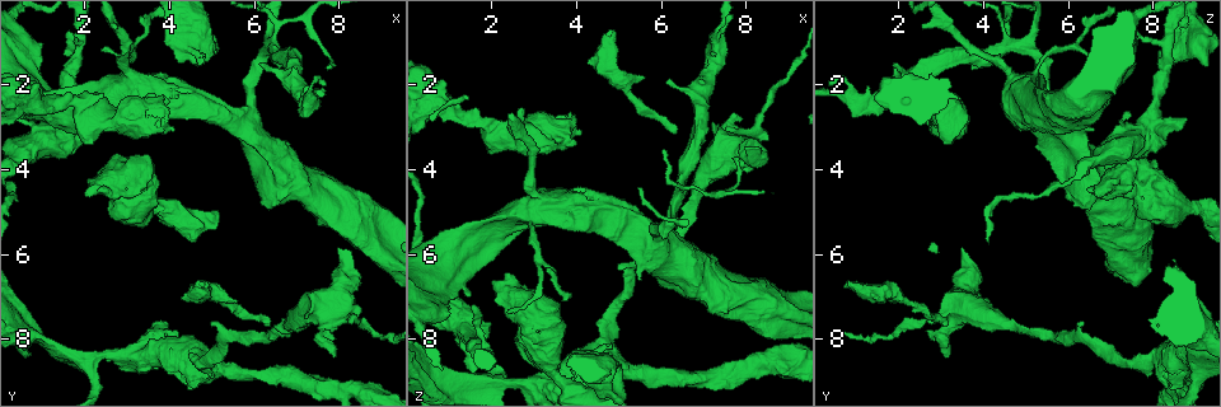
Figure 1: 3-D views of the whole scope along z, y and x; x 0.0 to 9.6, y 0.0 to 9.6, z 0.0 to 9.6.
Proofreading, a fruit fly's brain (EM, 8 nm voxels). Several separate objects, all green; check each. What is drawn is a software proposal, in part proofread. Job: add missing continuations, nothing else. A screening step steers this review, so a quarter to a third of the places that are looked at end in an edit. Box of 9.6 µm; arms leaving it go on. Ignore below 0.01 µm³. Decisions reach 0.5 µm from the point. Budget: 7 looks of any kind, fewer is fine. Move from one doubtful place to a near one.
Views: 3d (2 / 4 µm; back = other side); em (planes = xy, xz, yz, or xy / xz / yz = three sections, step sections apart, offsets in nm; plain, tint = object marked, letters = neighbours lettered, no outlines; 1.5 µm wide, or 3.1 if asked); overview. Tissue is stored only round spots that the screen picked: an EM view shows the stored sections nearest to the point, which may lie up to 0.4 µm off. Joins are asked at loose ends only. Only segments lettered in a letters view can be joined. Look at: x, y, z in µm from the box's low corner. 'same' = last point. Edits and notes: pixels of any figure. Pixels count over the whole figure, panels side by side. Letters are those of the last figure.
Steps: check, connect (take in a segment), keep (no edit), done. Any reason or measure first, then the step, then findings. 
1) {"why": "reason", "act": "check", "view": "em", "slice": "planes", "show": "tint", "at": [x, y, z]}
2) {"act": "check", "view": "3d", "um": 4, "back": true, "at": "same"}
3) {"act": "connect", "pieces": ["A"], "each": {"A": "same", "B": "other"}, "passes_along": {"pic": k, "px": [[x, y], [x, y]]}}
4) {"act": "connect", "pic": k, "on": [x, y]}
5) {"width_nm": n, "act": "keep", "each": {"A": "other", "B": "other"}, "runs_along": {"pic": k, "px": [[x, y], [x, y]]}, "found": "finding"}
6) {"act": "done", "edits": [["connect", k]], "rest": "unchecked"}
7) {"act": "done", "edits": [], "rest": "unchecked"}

{"why": "stops while still wide", "act": "check", "view": "3d", "um": 4, "at": [4.80, 6.85, 0.75]}

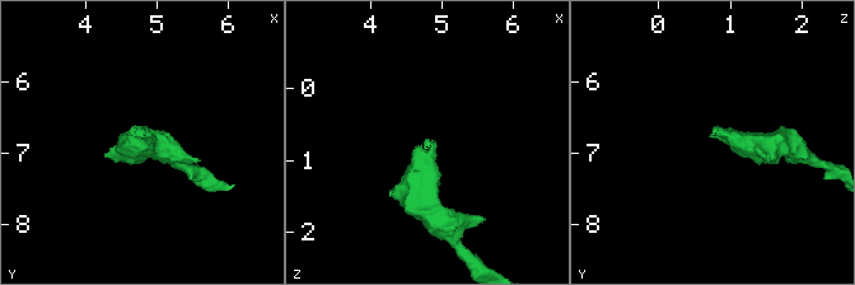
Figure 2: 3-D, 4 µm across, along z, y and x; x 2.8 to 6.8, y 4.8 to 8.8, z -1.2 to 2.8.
{"why": "need the tissue", "act": "check", "view": "em", "slice": "planes", "show": "letters", "at": [4.80, 6.80, 0.75]}

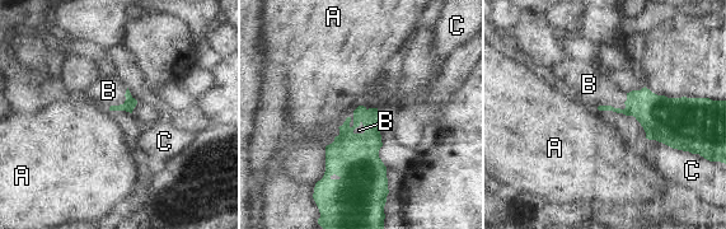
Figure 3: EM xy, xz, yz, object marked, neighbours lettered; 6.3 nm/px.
{"longest_contact_nm": ["C", 260], "act": "connect", "pieces": ["B"], "each": {"A": "other", "B": "same", "C": "other"}, "found": "the cell continues"}

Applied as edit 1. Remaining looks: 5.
{"act": "check", "view": "em", "slice": "planes", "show": "letters", "at": [2.20, 3.35, 3.05]}

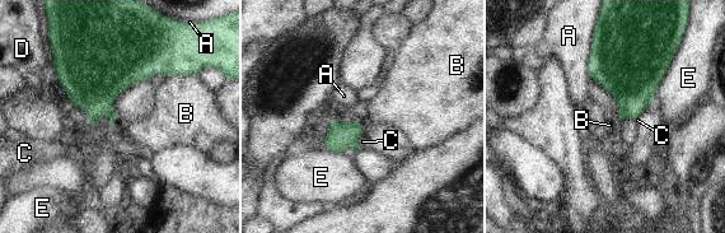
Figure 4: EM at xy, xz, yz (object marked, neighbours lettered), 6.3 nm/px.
{"act": "keep", "each": {"A": "other", "B": "other", "C": "other", "D": "other", "E": "other"}, "border": {"pic": 4, "px": [[196, 74], [169, 74], [165, 78]]}, "found": "none of them fits"}

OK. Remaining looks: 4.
{"why": "thick end", "act": "check", "view": "em", "slice": "xz", "step": 4, "show": "letters", "at": [4.70, 1.45, 8.20]}

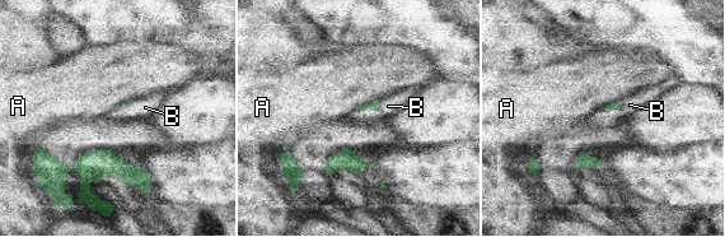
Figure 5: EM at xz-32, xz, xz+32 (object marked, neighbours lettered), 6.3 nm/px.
{"act": "connect", "pieces": ["B"], "each": {"A": "other", "B": "same"}, "passes_along": {"pic": 5, "px": [[373, 106], [369, 110], [388, 106]]}, "found": "the cell continues"}

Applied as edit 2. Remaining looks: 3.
{"act": "done", "edits": [["connect", 3], ["connect", 5]], "rest": "unchecked"}

